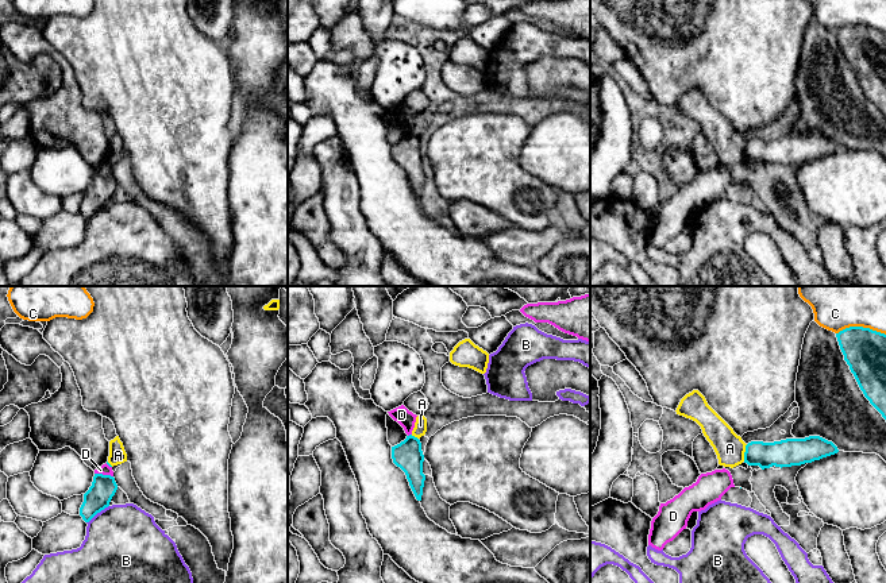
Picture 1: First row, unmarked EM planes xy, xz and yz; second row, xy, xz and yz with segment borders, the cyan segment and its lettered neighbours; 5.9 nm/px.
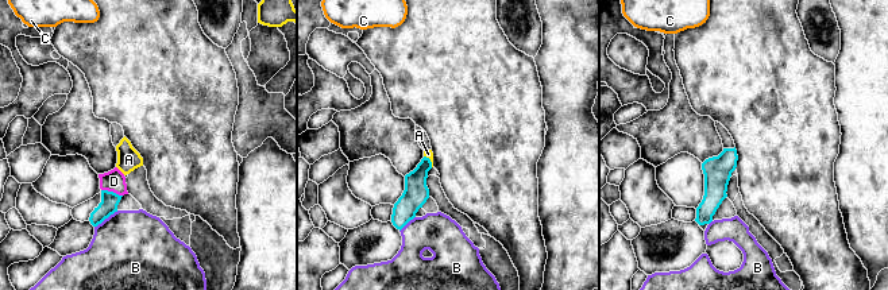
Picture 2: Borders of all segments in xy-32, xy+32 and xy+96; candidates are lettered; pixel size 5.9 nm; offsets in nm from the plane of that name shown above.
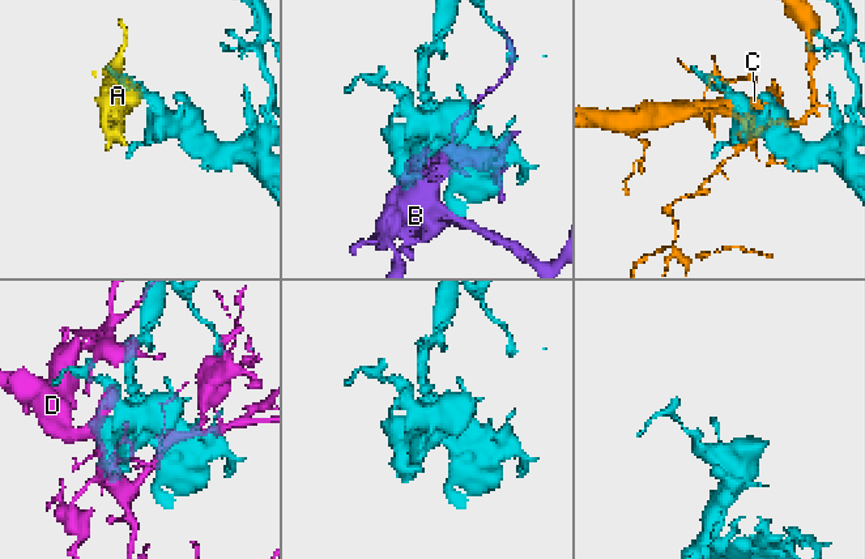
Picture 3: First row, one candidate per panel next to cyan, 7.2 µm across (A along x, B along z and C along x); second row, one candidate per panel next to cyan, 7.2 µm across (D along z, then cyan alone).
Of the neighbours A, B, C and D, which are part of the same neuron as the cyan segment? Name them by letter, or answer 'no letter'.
no letter

